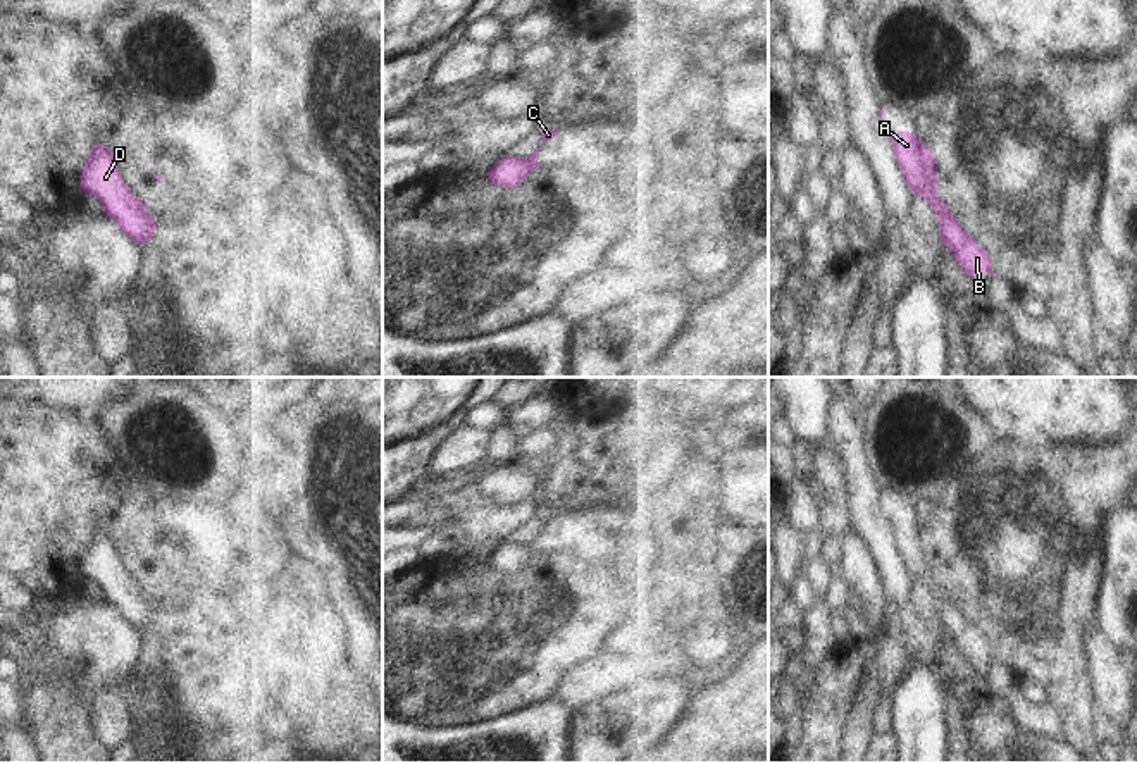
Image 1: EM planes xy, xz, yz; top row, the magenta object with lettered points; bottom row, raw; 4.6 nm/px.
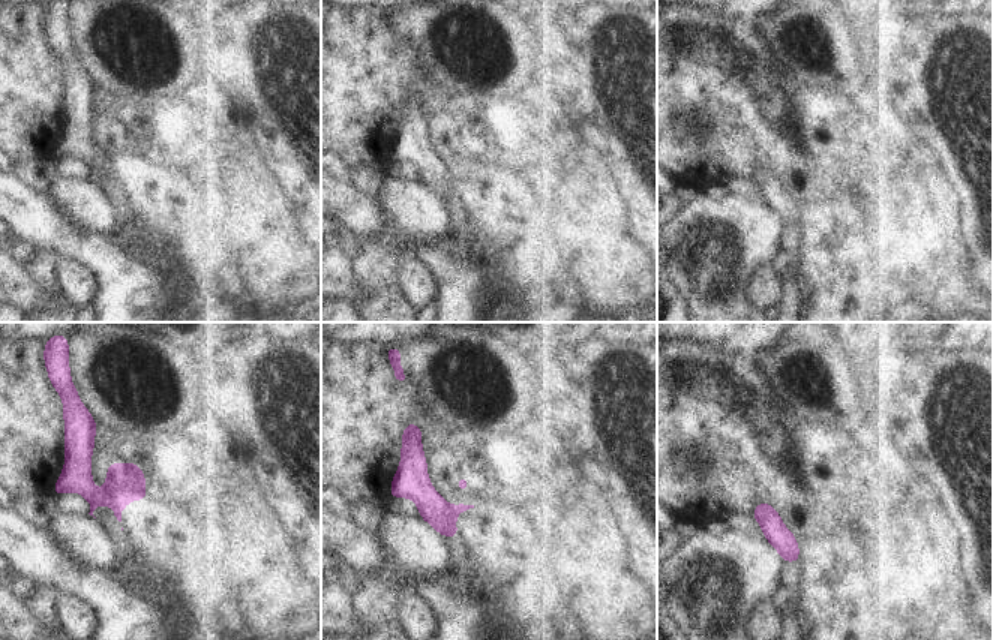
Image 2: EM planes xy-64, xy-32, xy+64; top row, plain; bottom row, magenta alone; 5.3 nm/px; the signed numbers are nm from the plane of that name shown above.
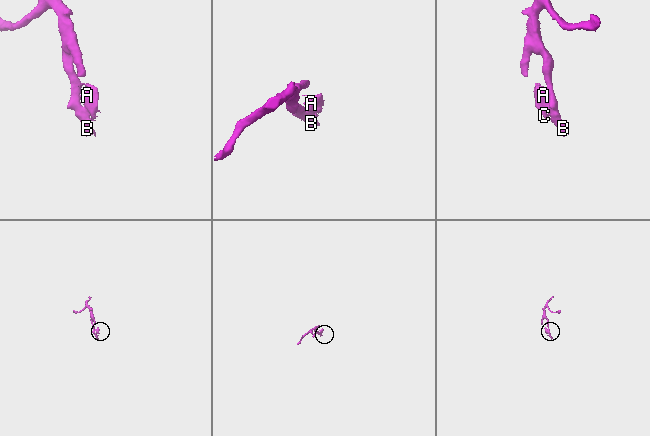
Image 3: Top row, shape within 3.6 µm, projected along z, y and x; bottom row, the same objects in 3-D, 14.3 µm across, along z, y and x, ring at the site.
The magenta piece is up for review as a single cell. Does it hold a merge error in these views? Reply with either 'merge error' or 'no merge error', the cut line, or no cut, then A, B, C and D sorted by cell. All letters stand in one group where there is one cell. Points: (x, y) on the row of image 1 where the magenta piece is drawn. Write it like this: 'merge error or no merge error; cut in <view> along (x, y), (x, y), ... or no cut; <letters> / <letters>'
merge error; cut in xy along (138, 200), (145, 228), (152, 236); A C / B D

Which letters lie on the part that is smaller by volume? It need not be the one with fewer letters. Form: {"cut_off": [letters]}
{"cut_off": ["A", "C"]}

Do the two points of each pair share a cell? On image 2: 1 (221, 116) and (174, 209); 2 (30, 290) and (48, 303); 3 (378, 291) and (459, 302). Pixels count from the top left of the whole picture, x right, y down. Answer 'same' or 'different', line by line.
1: same
2: same
3: different

